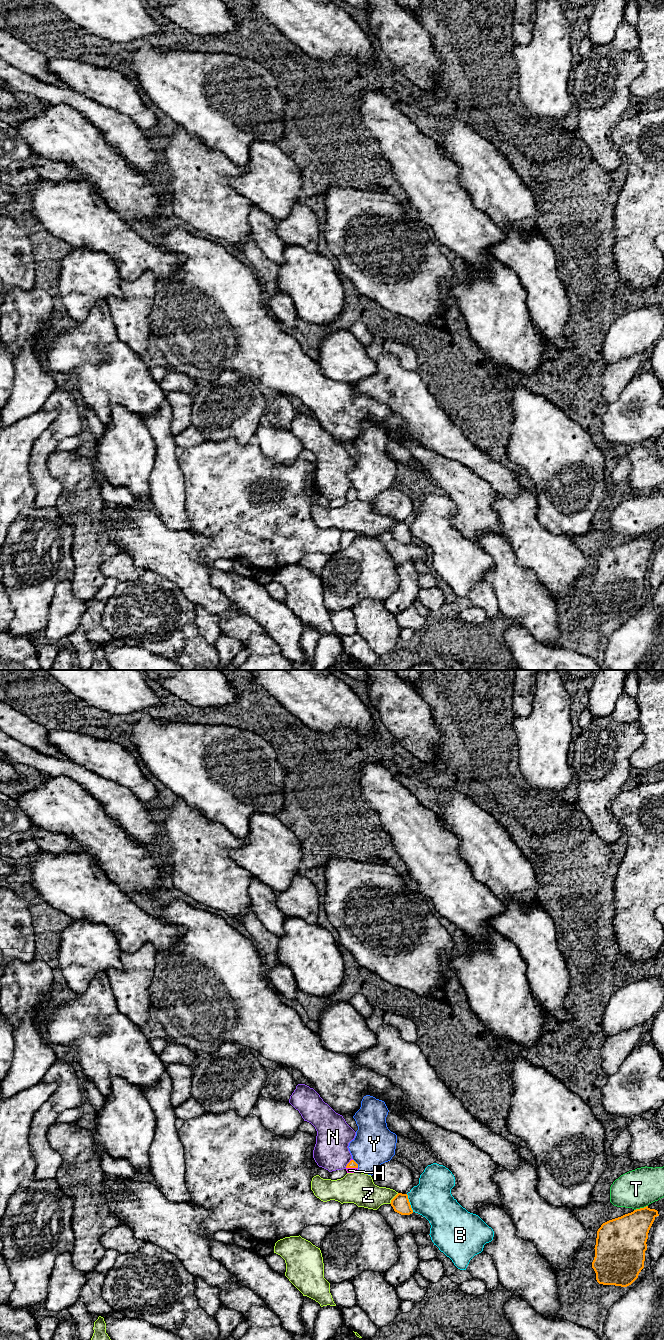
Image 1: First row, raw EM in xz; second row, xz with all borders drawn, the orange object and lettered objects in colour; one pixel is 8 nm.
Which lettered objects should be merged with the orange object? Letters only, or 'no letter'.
H

